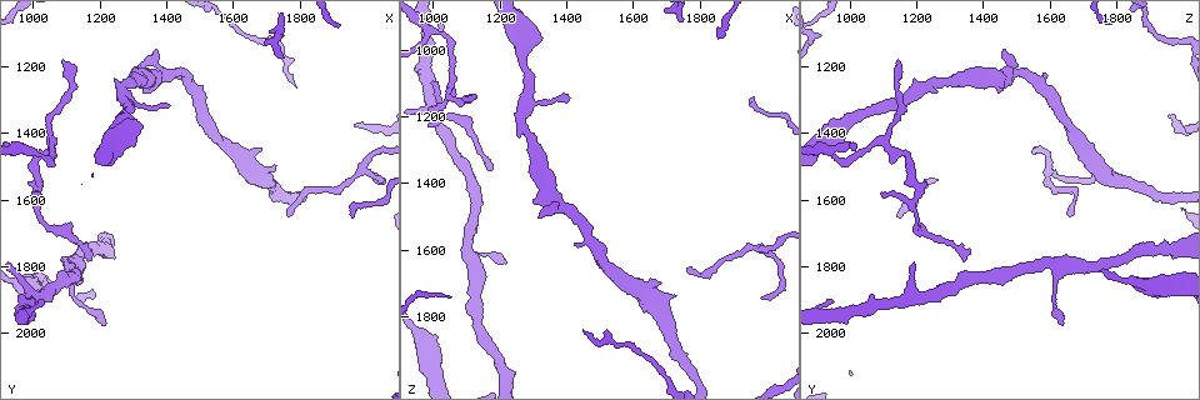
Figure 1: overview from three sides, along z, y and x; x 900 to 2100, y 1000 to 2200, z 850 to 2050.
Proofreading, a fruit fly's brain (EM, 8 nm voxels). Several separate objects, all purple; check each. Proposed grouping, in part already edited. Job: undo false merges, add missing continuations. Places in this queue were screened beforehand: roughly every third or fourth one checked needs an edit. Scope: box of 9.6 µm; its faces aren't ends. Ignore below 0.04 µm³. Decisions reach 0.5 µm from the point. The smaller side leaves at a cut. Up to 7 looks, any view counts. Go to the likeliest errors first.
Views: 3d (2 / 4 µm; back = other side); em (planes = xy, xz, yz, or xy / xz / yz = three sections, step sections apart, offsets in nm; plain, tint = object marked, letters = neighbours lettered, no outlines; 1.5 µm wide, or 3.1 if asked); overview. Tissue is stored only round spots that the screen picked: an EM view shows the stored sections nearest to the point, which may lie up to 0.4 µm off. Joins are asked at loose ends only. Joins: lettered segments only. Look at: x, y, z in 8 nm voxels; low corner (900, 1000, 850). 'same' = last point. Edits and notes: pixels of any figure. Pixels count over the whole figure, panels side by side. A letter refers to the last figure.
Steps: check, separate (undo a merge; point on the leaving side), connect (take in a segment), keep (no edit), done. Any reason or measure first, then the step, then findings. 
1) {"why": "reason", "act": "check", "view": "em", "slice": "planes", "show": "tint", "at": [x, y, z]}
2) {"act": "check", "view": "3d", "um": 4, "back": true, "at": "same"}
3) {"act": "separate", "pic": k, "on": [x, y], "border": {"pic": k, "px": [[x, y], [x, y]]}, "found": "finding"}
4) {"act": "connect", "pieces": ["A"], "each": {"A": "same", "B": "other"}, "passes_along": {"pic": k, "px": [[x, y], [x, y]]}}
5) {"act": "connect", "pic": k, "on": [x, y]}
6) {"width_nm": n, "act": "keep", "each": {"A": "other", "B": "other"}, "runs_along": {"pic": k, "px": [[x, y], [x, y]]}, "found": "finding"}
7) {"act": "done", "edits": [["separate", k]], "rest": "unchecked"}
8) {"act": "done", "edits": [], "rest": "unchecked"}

{"why": "free end", "act": "check", "view": "3d", "um": 2, "at": [1730, 1490, 1740]}

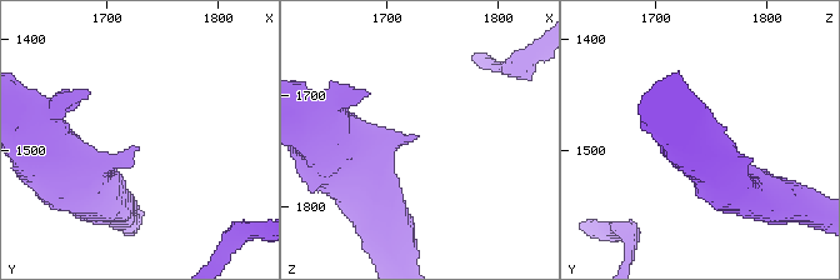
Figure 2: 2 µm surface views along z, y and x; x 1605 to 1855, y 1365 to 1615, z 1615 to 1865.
{"act": "check", "view": "em", "slice": "planes", "show": "letters", "at": [1724, 1494, 1734]}

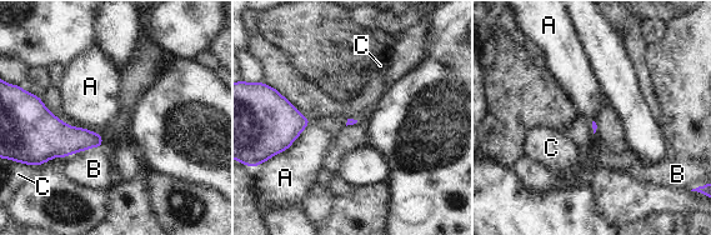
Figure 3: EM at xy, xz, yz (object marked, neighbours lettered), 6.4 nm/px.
{"act": "keep", "each": {"A": "other", "B": "other", "C": "other"}, "border": {"pic": 3, "px": [[311, 120], [288, 148], [274, 155]]}, "found": "no lettered segment goes on from it"}

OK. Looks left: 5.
{"why": "thin end", "act": "check", "view": "em", "slice": "xz", "step": 8, "show": "letters", "at": [1180, 1780, 1340]}

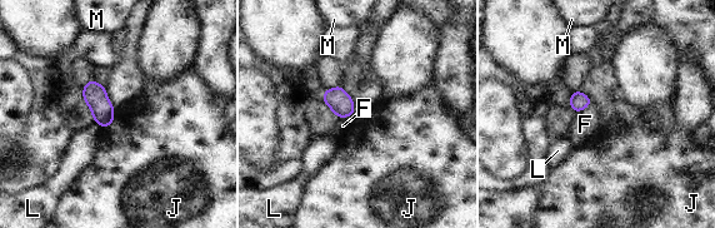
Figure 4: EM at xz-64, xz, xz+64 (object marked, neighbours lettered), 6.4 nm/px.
{"act": "keep", "each": {"F": "other", "J": "other", "L": "other", "M": "other"}, "border": {"pic": 4, "px": [[354, 113], [338, 118]]}, "found": "none of them fits"}

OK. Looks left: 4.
{"why": "arms part here", "act": "check", "view": "em", "slice": "planes", "show": "letters", "at": [980, 1450, 940]}

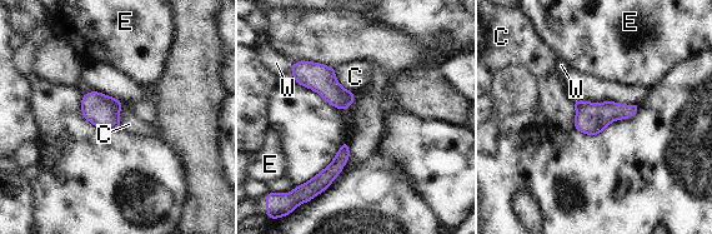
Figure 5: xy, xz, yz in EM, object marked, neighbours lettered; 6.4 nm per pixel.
{"width_nm": 70, "act": "keep", "each": {"C": "other", "E": "other", "W": "other"}, "border": {"pic": 5, "px": [[334, 68], [336, 80], [354, 93]]}, "found": "all the same cell"}

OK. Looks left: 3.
{"act": "done", "edits": [], "rest": "unchecked"}

